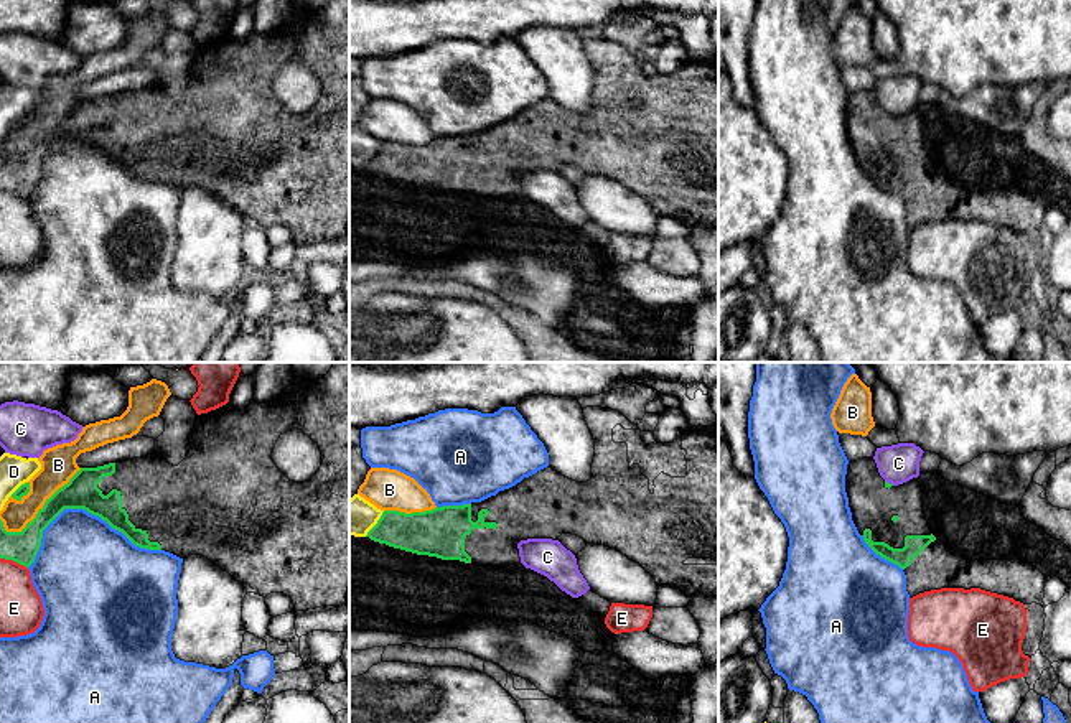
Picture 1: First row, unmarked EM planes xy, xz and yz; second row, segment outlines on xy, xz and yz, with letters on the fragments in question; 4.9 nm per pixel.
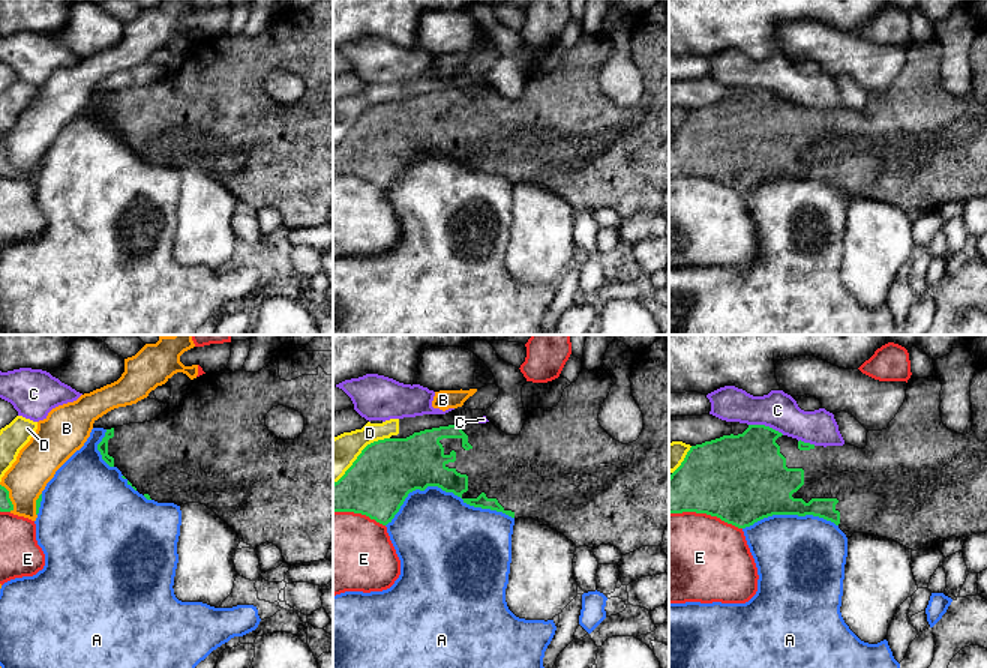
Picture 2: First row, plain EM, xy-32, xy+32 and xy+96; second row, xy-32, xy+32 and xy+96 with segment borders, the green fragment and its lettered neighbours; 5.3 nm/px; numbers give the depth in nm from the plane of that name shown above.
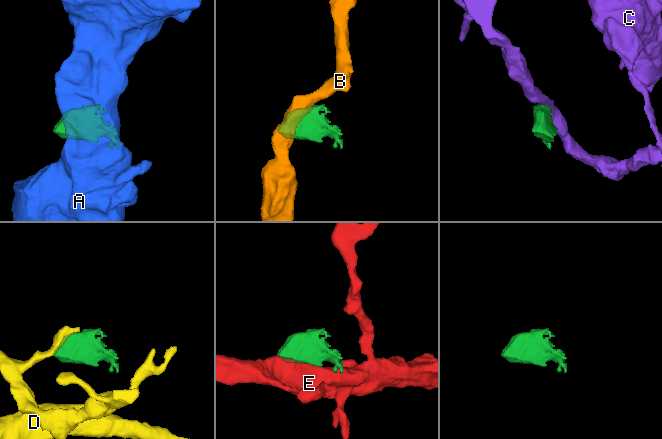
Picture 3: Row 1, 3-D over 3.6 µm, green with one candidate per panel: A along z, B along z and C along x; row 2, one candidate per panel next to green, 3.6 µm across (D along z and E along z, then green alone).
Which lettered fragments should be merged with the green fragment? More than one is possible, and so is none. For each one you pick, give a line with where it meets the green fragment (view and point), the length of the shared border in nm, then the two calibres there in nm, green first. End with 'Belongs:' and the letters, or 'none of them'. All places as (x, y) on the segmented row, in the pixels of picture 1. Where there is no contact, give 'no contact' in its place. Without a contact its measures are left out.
Belongs: none of them

